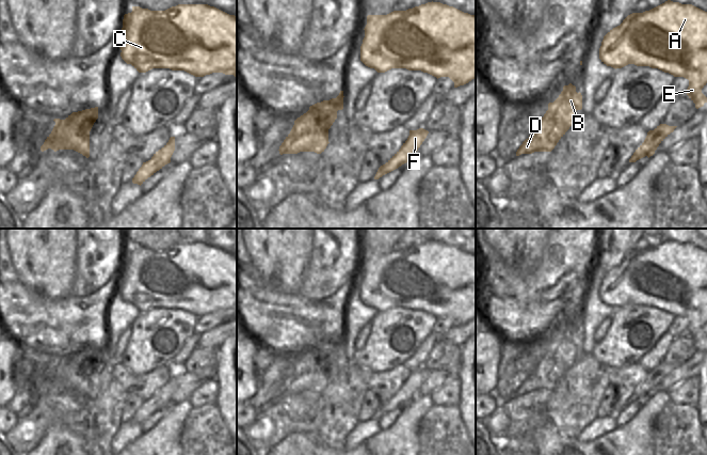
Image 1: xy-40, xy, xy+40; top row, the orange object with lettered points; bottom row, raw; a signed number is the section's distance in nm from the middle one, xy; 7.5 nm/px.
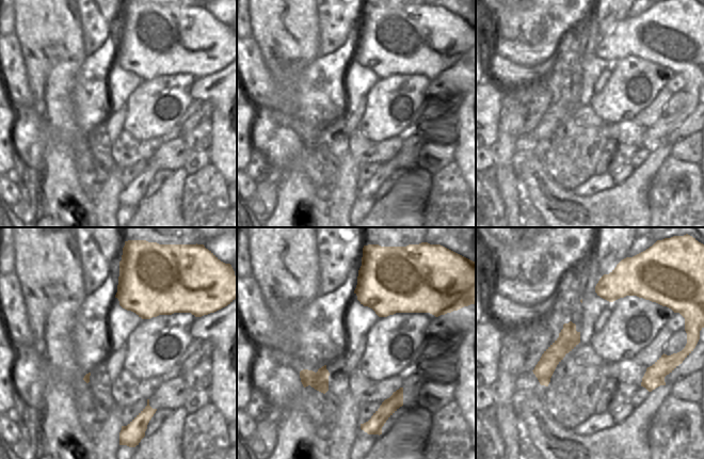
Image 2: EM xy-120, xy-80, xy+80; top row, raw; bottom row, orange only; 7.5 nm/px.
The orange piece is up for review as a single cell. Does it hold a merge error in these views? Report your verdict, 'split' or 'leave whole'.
leave whole

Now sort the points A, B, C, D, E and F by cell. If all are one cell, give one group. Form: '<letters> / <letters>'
A B C D E F

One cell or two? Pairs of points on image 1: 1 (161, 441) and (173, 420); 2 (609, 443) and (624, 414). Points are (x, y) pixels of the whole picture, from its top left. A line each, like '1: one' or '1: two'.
1: one
2: two

